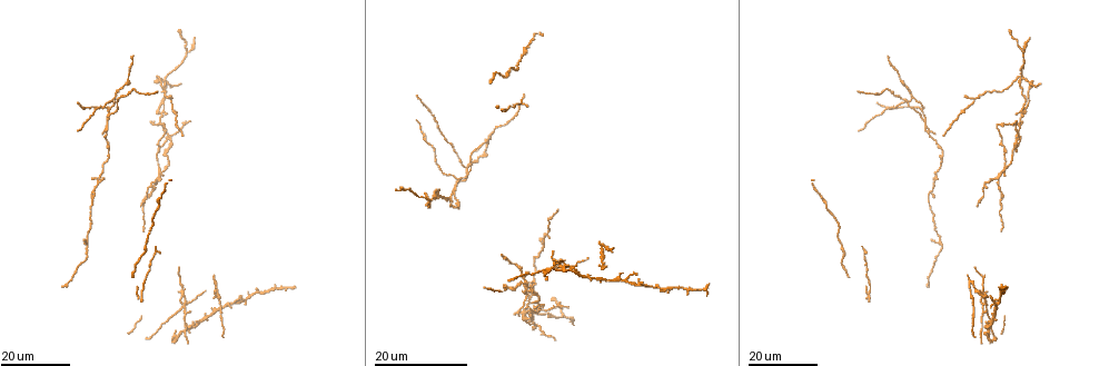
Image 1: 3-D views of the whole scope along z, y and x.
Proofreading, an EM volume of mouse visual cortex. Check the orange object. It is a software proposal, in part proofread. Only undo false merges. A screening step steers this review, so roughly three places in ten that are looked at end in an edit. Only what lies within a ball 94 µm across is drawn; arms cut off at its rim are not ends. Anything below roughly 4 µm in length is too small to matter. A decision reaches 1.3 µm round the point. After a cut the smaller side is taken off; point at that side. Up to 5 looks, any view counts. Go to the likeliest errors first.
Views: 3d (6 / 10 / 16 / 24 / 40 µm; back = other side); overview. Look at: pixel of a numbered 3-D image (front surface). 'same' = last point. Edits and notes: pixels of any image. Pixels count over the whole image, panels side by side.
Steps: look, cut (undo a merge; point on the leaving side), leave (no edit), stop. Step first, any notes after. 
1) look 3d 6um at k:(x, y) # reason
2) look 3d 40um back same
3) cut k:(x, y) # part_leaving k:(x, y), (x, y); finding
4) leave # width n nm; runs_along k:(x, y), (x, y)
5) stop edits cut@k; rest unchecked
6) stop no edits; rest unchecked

look 3d 24um at 1:(98, 183) # four-way junction

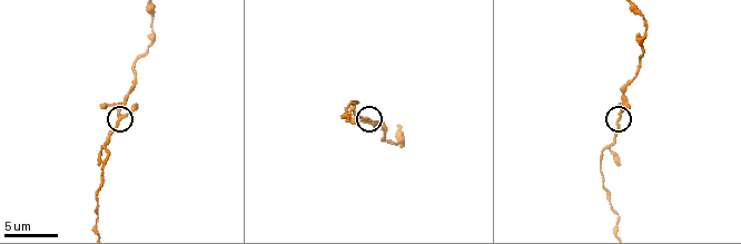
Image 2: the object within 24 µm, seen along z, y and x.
look 3d 6um at 2:(368, 121) # closer look

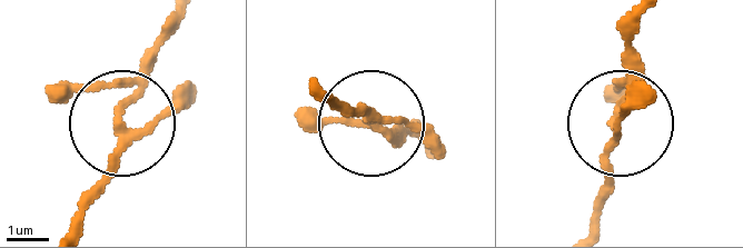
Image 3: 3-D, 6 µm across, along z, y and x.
leave # arms 4; all the same cell

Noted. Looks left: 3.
look 3d 24um at 1:(185, 303) # four arms meet

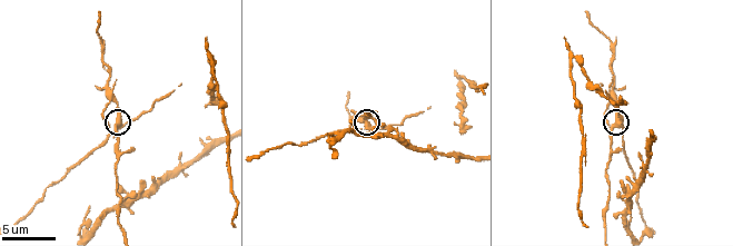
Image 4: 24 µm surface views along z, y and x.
look 3d 10um at 4:(617, 126)

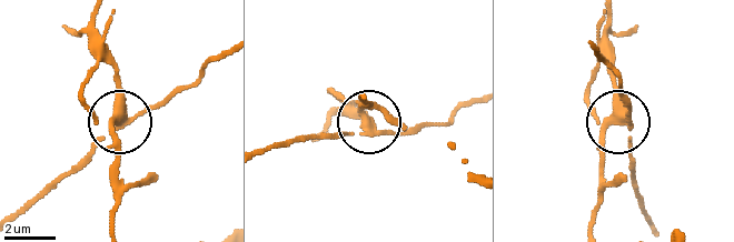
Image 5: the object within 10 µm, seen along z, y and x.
cut 5:(97, 121) # arms 4; part_leaving 5:(121, 120), (115, 66), (96, 21); two cells meet here

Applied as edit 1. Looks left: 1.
stop edits cut@5; rest unchecked

